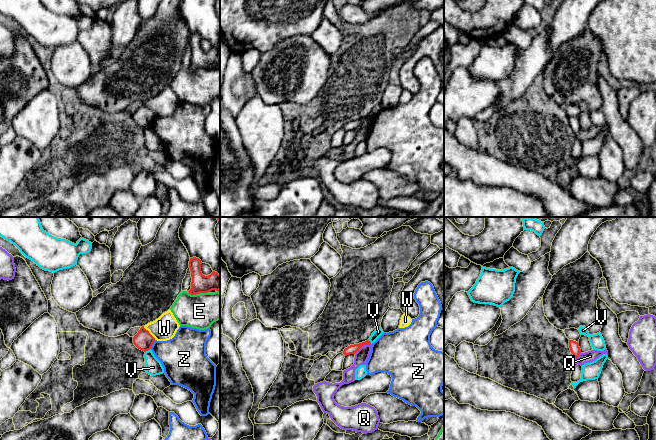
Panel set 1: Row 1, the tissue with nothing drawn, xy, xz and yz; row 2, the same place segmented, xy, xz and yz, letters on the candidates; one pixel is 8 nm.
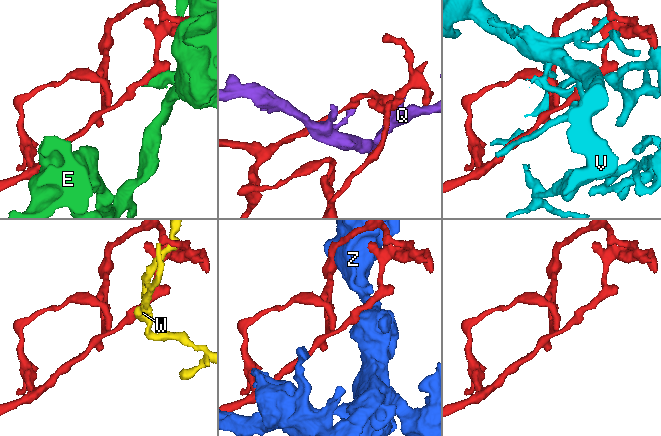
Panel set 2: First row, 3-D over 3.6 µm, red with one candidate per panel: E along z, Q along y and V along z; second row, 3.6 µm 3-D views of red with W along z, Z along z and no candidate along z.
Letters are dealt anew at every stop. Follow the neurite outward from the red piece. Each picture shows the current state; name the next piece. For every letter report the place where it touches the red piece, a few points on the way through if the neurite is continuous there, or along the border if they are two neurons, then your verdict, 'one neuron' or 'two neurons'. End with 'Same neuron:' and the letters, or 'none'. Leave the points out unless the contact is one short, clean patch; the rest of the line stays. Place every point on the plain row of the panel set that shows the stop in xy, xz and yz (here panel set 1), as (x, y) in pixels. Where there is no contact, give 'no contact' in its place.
E: contact xy (198, 69); border xy (188, 67), (191, 70), (207, 68); two neurons
Q: contact xz (362, 121); border xz (370, 119), (362, 121), (354, 129); two neurons
V: contact xy (147, 126); two neurons
W: contact xy (149, 109); two neurons
Z: contact xy (152, 120); two neurons
Same neuron: none

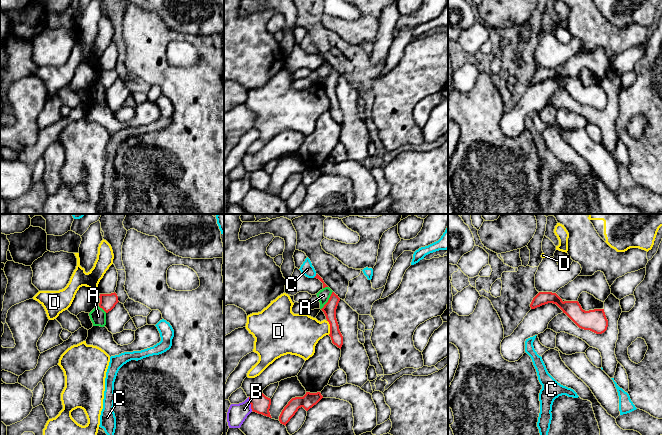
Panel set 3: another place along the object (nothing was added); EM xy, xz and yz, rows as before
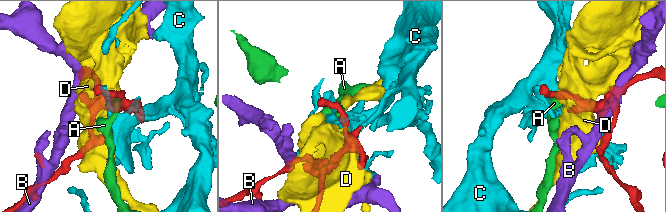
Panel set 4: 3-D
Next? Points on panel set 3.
A: contact xz (328, 76); border xz (332, 67), (328, 77), (321, 85); two neurons
B: contact xz (250, 179); border xz (248, 173), (252, 186); two neurons
C: contact xz (315, 52); one neuron
D: contact xz (330, 103); two neurons
Same neuron: C

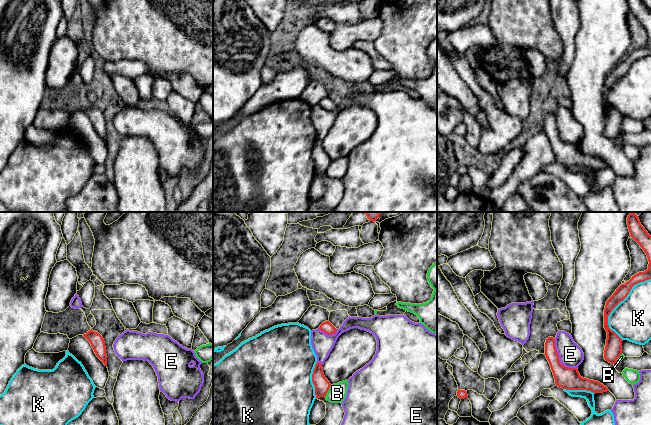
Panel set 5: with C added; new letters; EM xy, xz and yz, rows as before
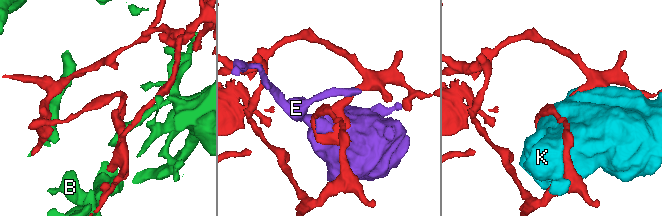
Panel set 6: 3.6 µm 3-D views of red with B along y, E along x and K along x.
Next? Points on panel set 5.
B: contact xz (327, 167); two neurons
E: contact yz (558, 134); two neurons
K: contact yz (617, 80); two neurons
Same neuron: none

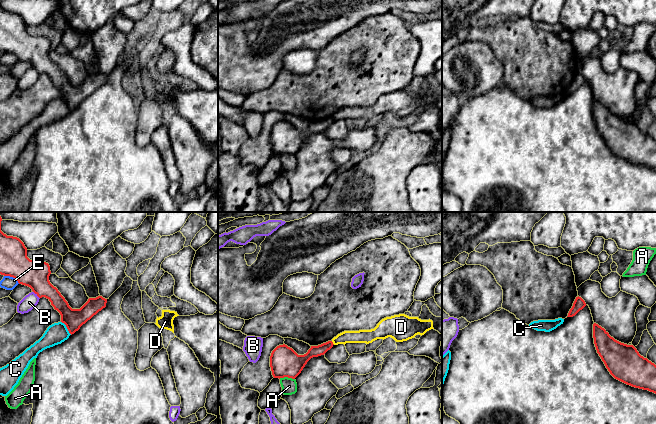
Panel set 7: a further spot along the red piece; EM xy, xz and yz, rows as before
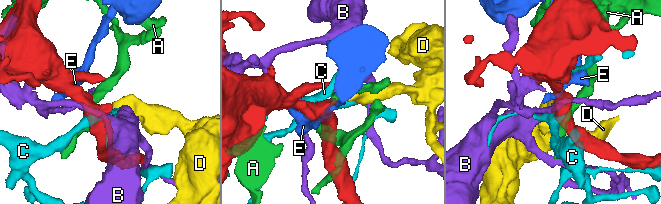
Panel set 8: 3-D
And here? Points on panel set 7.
A: contact xz (287, 152); two neurons
B: contact xy (37, 71); two neurons
C: contact xy (67, 104); two neurons
D: contact xz (332, 119); border xz (331, 117), (334, 120); two neurons
E: contact xy (12, 52); border xy (4, 51), (13, 53), (19, 59); two neurons
Same neuron: none

